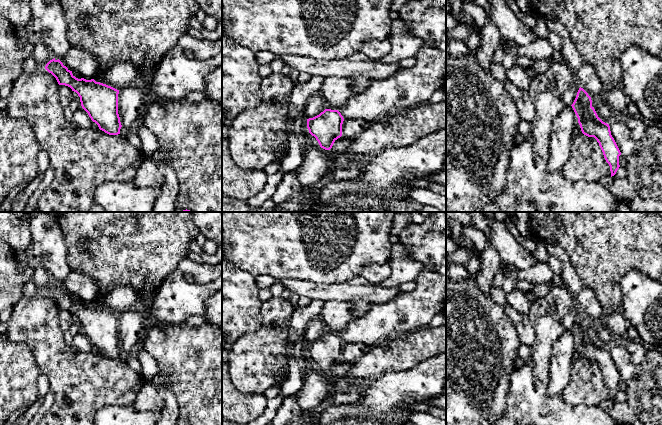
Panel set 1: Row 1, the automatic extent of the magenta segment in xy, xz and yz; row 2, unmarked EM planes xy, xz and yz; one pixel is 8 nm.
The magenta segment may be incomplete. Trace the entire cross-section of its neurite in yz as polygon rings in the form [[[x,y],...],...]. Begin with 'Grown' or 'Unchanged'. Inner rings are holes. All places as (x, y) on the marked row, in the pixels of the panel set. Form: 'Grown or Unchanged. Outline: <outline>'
Unchanged. Outline: [[[581,87],[571,106],[578,118],[582,133],[597,140],[604,158],[610,166],[611,177],[614,176],[620,167],[619,156],[621,152],[611,135],[609,124],[603,122],[598,117],[592,106],[591,97]]]

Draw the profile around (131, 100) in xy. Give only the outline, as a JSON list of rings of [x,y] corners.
[[[142,80],[141,86],[127,86],[119,90],[118,114],[121,122],[120,134],[126,138],[126,134],[133,125],[133,122],[143,112],[144,105],[149,96],[146,91],[152,89],[150,82]]]

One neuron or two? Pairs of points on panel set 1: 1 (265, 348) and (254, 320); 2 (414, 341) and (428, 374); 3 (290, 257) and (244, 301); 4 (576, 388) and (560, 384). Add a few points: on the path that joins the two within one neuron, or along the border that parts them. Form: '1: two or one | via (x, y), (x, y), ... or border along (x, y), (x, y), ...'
1: two | border along (261, 306), (262, 325), (243, 333), (236, 340)
2: two | border along (435, 355), (419, 362), (413, 367), (401, 370)
3: two | border along (234, 266), (248, 271), (255, 277)
4: two | border along (572, 363), (569, 381), (561, 392)

